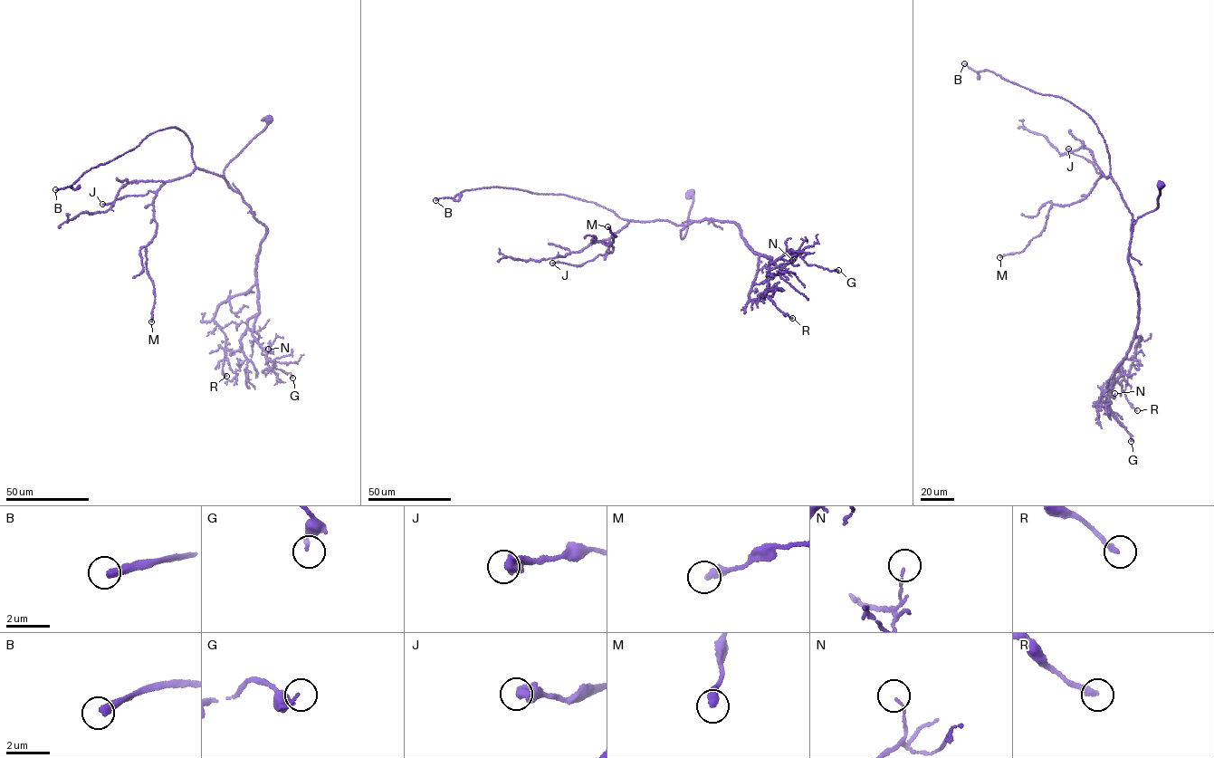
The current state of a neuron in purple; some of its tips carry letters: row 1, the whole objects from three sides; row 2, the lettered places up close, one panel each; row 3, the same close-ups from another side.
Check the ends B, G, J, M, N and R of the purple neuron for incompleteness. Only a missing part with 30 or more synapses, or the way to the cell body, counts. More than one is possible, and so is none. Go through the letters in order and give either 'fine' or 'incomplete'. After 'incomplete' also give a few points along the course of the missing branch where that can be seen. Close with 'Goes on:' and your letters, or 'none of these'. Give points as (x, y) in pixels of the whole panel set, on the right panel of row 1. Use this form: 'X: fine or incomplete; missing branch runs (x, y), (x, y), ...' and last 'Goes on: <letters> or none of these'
B: incomplete; missing branch runs (964, 63), (961, 59), (967, 76), (982, 83), (979, 90), (974, 81), (970, 62)
G: fine
J: fine
M: fine
N: fine
R: fine
Goes on: B

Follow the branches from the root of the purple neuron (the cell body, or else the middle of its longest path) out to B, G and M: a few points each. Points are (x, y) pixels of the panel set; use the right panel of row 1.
B: (1161, 184), (1158, 207), (1133, 225), (1090, 116), (1062, 98), (964, 63)
G: (1161, 184), (1158, 207), (1135, 221), (1130, 247), (1138, 328), (1102, 397), (1132, 435), (1131, 441)
M: (1161, 184), (1158, 207), (1133, 225), (1101, 171), (1084, 198), (1052, 206), (1023, 251), (999, 257)

